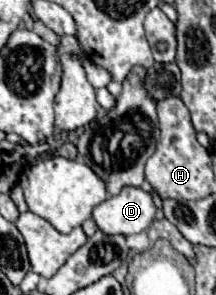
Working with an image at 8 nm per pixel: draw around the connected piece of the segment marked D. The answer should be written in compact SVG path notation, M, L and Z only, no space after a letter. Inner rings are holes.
M125 186L117 196L109 196L93 210L97 228L109 234L137 234L151 226L155 218L153 196L141 188Z

